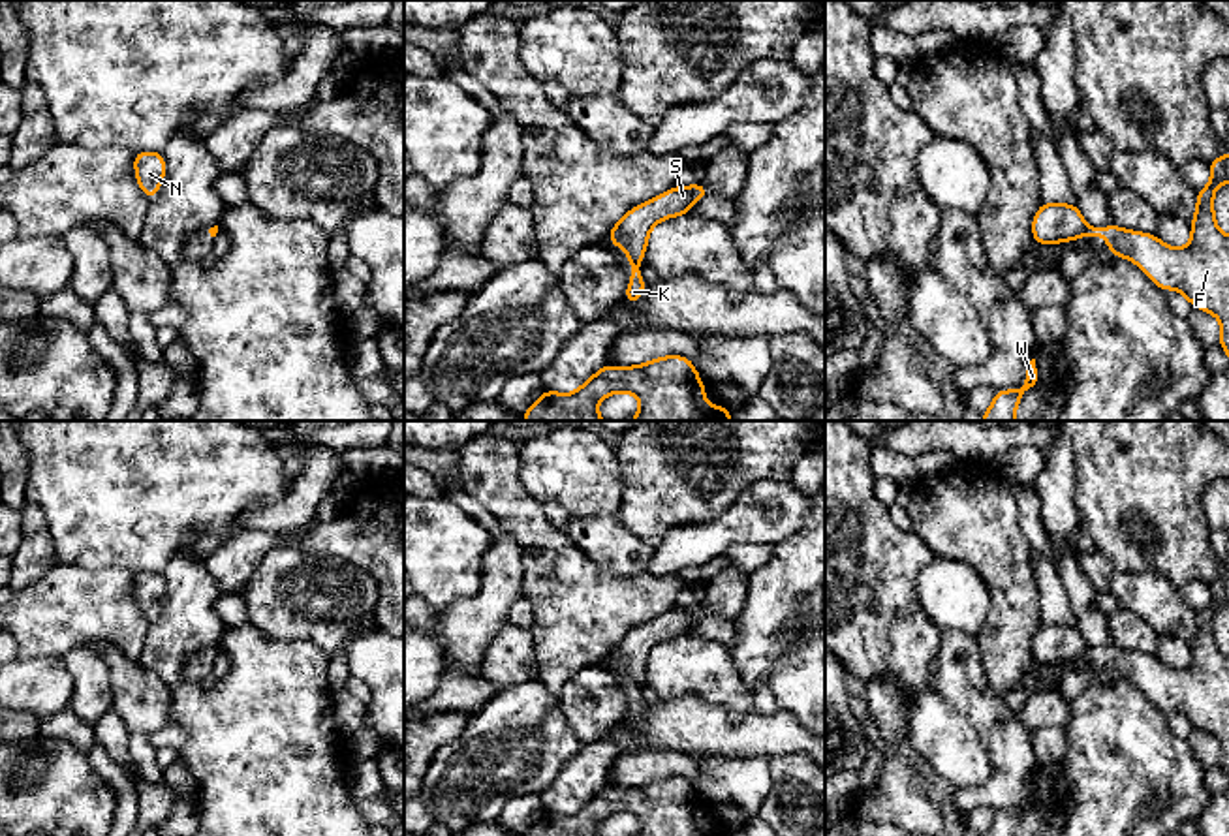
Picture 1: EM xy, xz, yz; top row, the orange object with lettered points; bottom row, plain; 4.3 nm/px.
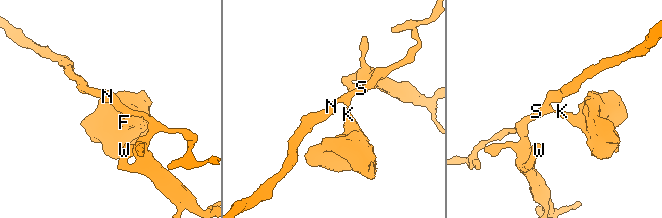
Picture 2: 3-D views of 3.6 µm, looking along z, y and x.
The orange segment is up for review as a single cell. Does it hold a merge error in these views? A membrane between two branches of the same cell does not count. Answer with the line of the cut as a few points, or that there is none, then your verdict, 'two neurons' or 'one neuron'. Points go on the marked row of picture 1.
cut xz (632, 262), (637, 263); two neurons

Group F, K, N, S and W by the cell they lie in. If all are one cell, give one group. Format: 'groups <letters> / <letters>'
groups F K / N S W

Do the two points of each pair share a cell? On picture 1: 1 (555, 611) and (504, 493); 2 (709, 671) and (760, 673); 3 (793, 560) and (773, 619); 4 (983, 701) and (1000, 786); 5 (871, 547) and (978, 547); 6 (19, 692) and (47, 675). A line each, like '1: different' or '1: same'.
1: same
2: different
3: same
4: same
5: different
6: same

